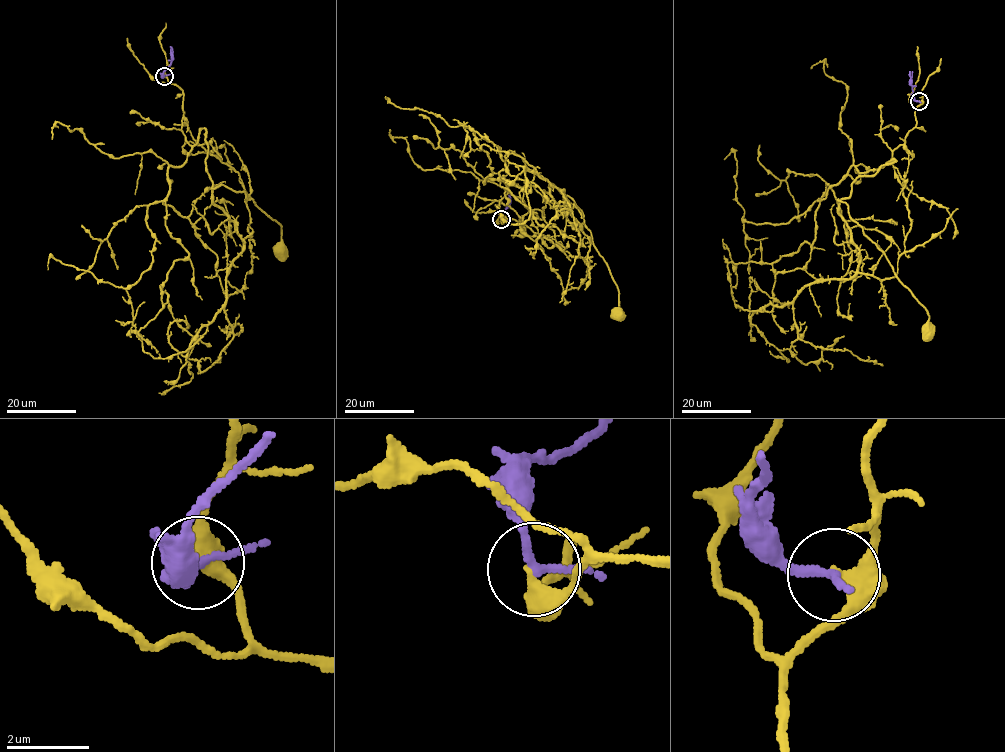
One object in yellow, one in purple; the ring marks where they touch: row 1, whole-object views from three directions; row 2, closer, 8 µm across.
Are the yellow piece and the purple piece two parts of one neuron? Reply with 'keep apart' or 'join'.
keep apart

